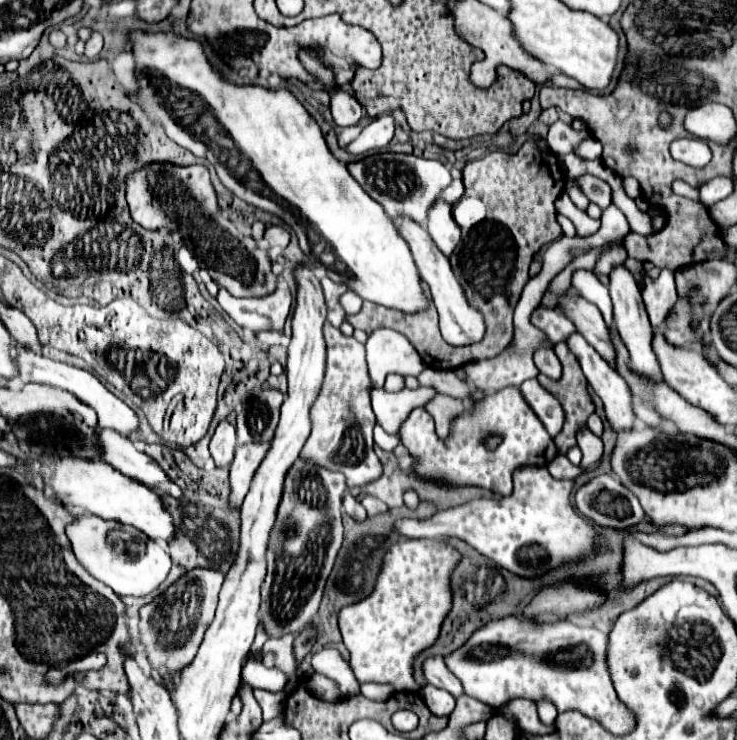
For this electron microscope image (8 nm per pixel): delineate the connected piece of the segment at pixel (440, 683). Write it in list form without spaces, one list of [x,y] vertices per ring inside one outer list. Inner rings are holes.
[[[436,655],[436,657],[426,659],[424,665],[422,665],[422,671],[424,671],[424,677],[426,677],[426,681],[430,685],[434,685],[438,689],[446,689],[454,697],[460,697],[464,693],[460,681],[452,675],[452,671],[448,671],[446,663],[442,661],[442,657]]]

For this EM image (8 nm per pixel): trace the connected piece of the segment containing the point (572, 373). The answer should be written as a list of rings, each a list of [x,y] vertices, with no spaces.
[[[556,343],[556,345],[554,345],[554,353],[556,353],[556,357],[558,357],[560,363],[562,363],[562,377],[560,377],[558,381],[554,381],[554,379],[548,379],[546,375],[538,375],[538,381],[540,381],[542,387],[546,387],[546,389],[562,403],[562,407],[564,407],[564,411],[566,411],[566,423],[564,423],[560,435],[554,439],[554,443],[556,443],[556,447],[558,447],[558,453],[564,455],[570,447],[576,445],[576,433],[580,431],[580,427],[586,425],[586,419],[594,413],[594,403],[592,403],[590,393],[588,393],[588,381],[584,379],[576,357],[568,351],[568,347],[566,347],[564,343]]]

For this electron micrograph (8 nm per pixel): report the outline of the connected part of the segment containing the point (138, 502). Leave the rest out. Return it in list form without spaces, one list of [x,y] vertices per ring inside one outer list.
[[[40,455],[36,457],[40,465],[40,479],[42,479],[42,489],[46,495],[56,497],[58,501],[73,514],[98,515],[102,519],[116,519],[124,525],[138,527],[144,531],[150,539],[154,541],[164,541],[168,543],[174,537],[174,525],[172,517],[164,511],[160,497],[144,487],[144,483],[128,479],[126,475],[120,475],[120,471],[112,469],[104,461],[92,461],[92,459],[56,459],[56,457],[46,457]]]

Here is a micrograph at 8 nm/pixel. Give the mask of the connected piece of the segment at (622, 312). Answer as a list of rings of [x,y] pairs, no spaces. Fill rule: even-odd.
[[[614,265],[608,277],[610,277],[610,297],[614,303],[614,325],[622,337],[628,353],[630,353],[632,369],[644,377],[662,379],[660,367],[656,363],[656,355],[652,351],[652,333],[654,333],[652,329],[654,327],[648,321],[648,315],[646,315],[646,309],[644,309],[644,303],[640,297],[640,289],[638,289],[634,275],[624,265]]]

